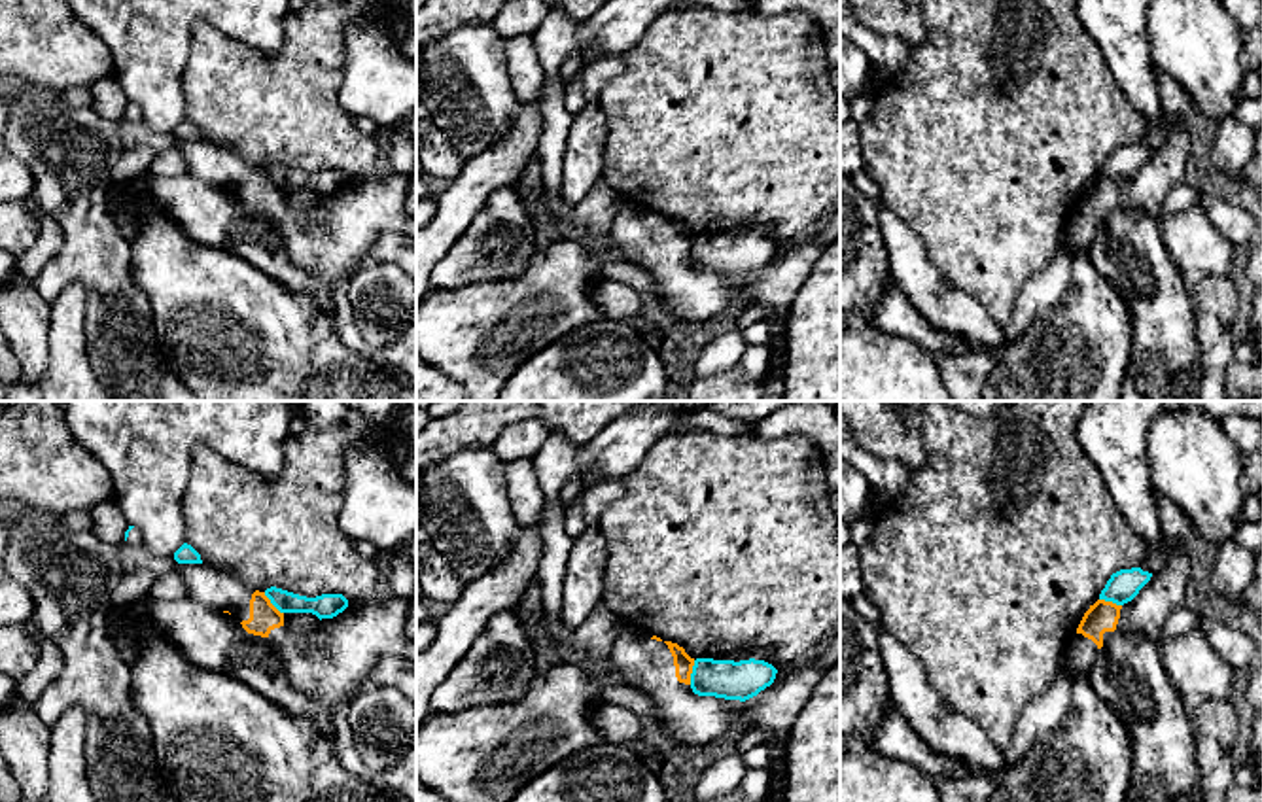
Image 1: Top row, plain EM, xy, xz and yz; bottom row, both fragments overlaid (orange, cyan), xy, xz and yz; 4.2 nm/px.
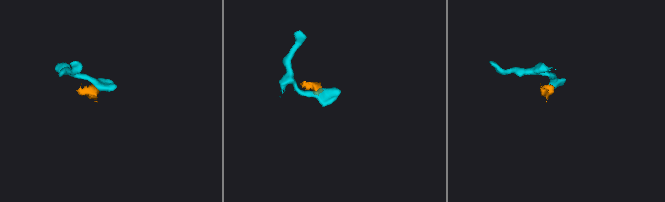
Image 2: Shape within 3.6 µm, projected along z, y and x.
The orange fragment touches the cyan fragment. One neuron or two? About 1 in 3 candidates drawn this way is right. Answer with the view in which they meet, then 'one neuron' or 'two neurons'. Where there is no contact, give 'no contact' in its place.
meets orange in xz; two neurons

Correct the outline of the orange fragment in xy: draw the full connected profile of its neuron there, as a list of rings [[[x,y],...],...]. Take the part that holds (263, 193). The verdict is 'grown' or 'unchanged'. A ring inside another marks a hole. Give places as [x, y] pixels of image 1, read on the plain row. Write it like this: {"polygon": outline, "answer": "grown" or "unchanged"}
{"polygon": [[[178,140],[187,174],[208,185],[218,185],[240,197],[248,210],[269,214],[291,263],[324,282],[329,289],[354,267],[365,265],[365,253],[382,233],[397,233],[416,240],[416,219],[407,214],[409,174],[375,176],[348,182],[333,195],[322,195],[312,212],[299,212],[284,200],[265,168],[248,165],[237,151],[206,140]]], "answer": "grown"}

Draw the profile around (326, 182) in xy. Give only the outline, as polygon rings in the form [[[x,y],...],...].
[[[271,163],[265,166],[265,172],[280,189],[312,189],[320,197],[333,195],[348,183],[348,176],[342,170],[322,170],[316,174],[307,174]]]

